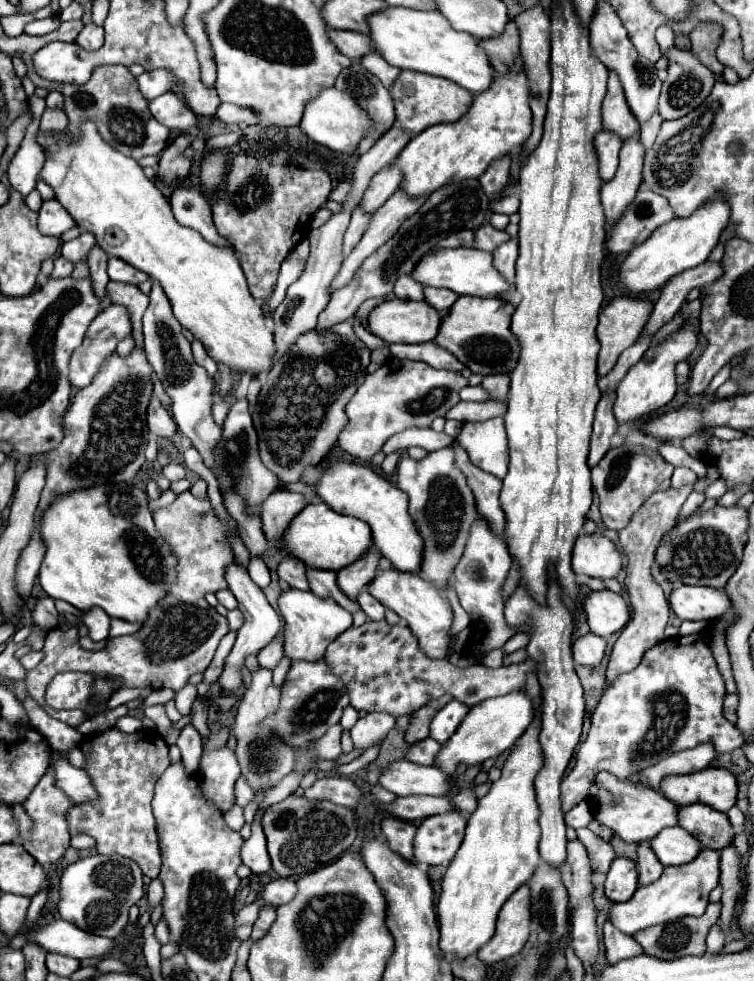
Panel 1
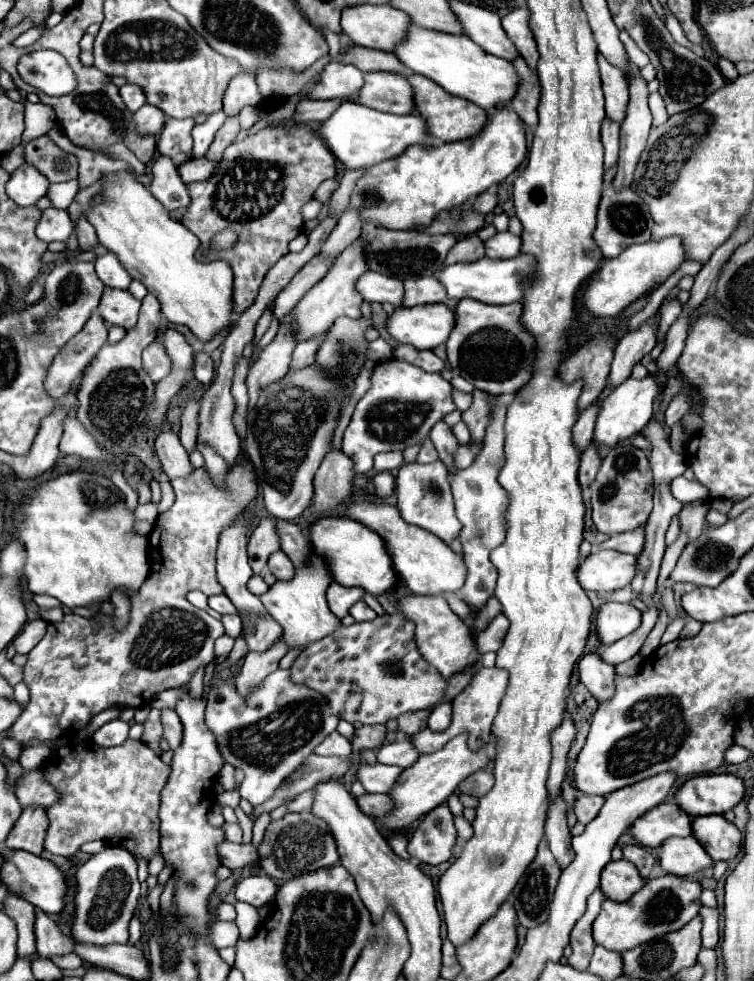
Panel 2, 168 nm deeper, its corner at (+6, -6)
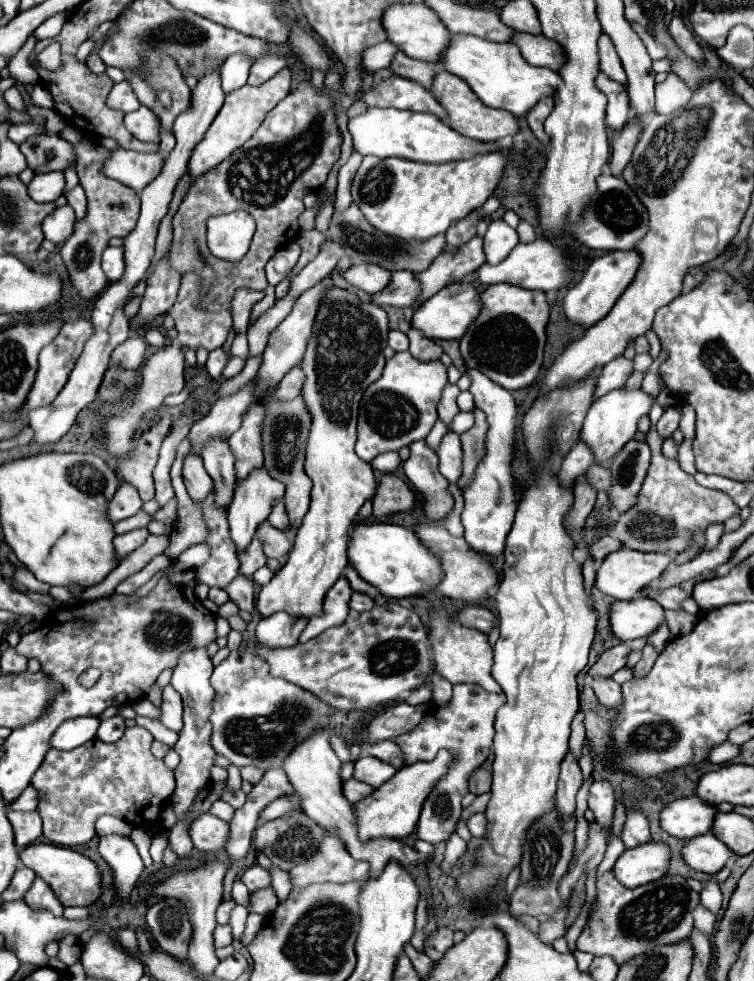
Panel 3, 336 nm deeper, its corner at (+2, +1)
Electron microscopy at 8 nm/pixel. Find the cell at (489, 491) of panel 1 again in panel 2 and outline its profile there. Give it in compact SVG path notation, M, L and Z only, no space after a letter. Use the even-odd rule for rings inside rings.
M438 421L430 431L430 439L432 439L432 443L434 443L434 447L436 447L438 455L440 455L440 461L448 467L450 475L454 475L456 469L454 469L454 463L452 463L452 455L454 455L456 447L458 447L458 441L452 435L450 427L444 421Z

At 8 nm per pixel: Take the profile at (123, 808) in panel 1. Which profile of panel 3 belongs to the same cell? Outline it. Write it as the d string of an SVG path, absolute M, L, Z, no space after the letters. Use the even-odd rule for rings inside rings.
M134 726L126 728L124 736L114 744L104 744L98 738L94 738L68 752L50 750L32 778L32 786L40 794L38 812L44 820L44 836L58 846L70 848L78 844L88 844L96 836L94 824L102 814L114 814L132 826L148 824L148 814L156 814L156 818L152 820L158 820L158 814L162 812L160 804L166 804L174 792L174 772L166 768L164 760L156 758L150 752L152 740L154 738L146 728Z

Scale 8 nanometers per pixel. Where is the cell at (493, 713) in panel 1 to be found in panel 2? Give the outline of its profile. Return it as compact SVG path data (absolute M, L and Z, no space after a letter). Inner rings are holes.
M458 735L454 739L450 739L440 751L432 753L432 755L422 755L412 767L408 767L406 771L402 771L400 781L392 787L390 799L394 803L394 809L382 817L374 817L376 823L380 823L384 829L398 833L406 827L410 827L416 819L420 819L422 815L426 815L430 809L438 807L440 803L444 803L452 791L456 789L456 785L460 781L464 781L470 773L484 769L486 761L488 761L488 747L476 751L470 751L466 745L466 735Z

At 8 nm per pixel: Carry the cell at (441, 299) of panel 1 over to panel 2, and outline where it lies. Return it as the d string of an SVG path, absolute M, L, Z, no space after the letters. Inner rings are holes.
M432 275L432 277L418 277L404 281L404 301L402 307L414 307L424 303L444 303L450 309L458 305L456 299L448 299L444 285Z

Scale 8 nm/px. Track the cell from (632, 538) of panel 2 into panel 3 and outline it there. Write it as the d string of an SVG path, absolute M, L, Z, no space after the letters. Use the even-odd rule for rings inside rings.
M602 536L598 542L594 542L592 546L590 546L590 554L594 556L594 560L596 562L602 562L604 560L604 556L608 556L610 552L614 552L614 550L620 550L622 548L622 542L618 540L618 538L614 538L614 536Z

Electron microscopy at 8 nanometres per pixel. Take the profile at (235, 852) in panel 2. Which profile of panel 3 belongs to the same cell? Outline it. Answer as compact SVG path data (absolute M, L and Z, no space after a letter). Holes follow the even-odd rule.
M204 812L190 826L190 838L202 852L222 852L230 840L230 828L220 818Z

